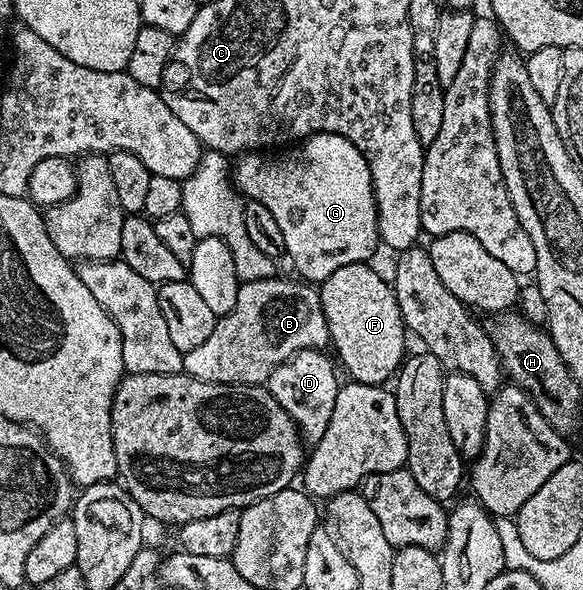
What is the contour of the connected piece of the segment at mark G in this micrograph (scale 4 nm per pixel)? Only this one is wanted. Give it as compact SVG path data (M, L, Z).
M312 134L309 138L303 139L295 148L289 150L292 150L289 154L280 154L284 152L249 152L237 157L234 162L234 185L247 201L263 204L274 215L274 221L278 223L278 228L282 228L282 236L286 236L285 255L289 259L292 257L292 266L300 273L297 275L309 283L319 284L326 280L326 276L330 276L330 272L338 272L338 268L343 268L345 264L368 262L371 259L371 254L375 252L376 246L378 247L380 233L378 232L378 216L376 215L370 164L366 164L362 152L358 152L358 148L353 142L346 140L346 136L337 134Z

